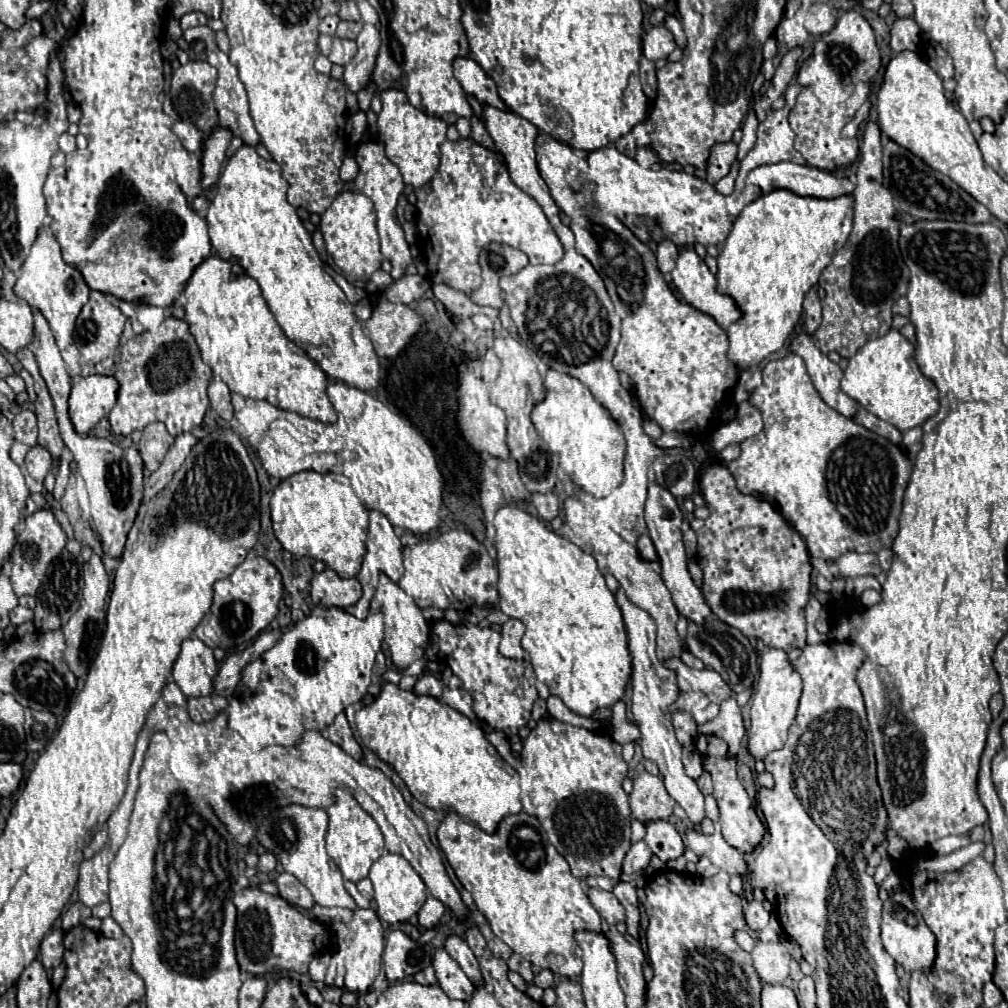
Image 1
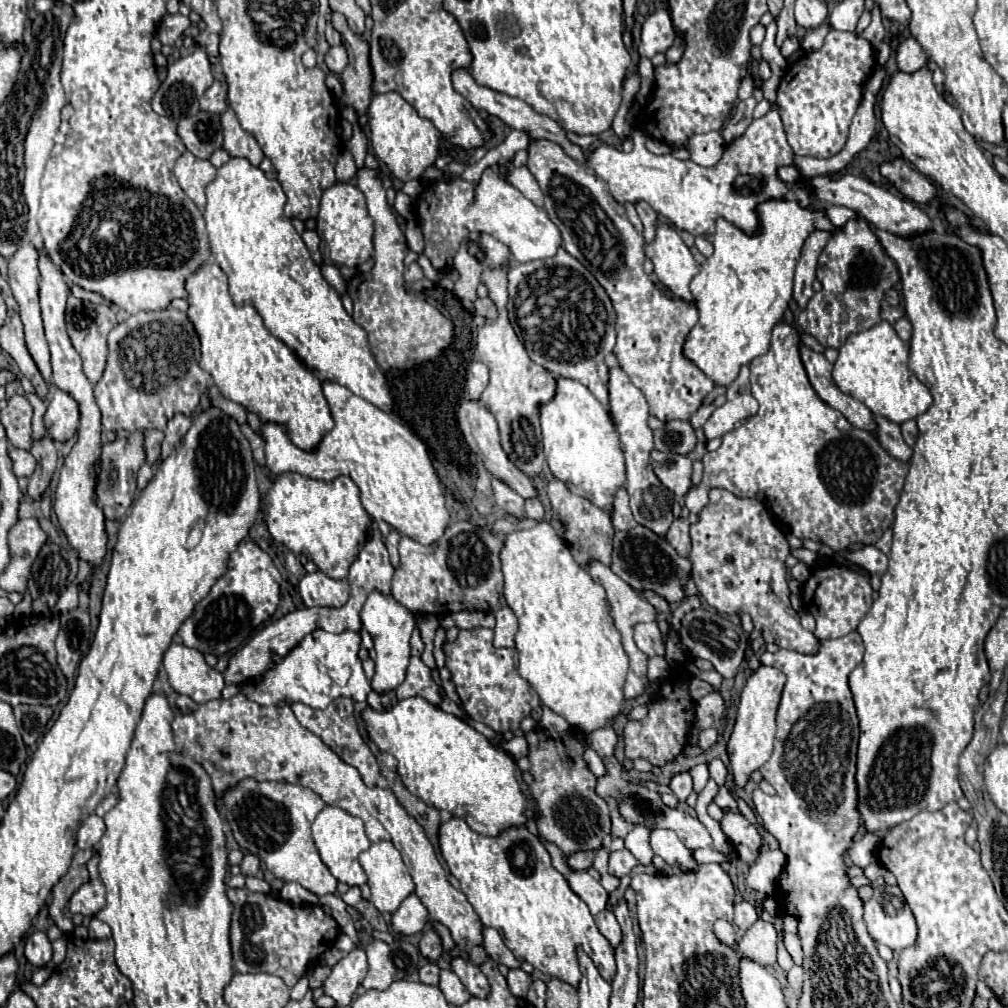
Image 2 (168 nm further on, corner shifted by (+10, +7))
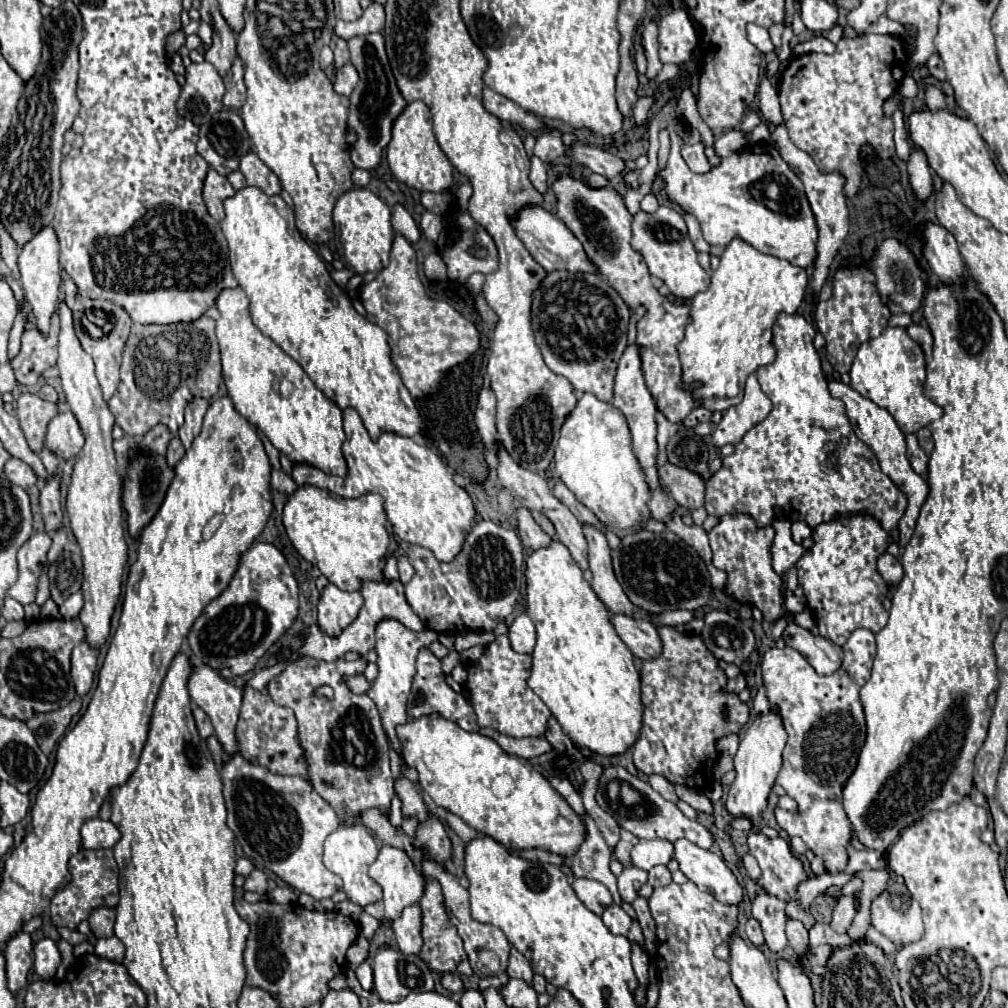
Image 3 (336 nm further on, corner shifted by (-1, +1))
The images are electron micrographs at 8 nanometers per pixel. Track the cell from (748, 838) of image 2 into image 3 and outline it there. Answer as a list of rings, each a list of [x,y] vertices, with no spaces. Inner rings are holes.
[[[749,834],[749,852],[763,870],[759,884],[771,896],[791,902],[797,886],[807,880],[807,874],[803,870],[803,862],[791,852],[787,840],[767,838],[765,834]]]

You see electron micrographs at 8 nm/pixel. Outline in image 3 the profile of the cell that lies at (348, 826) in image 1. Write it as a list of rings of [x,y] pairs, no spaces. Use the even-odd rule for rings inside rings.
[[[355,824],[355,826],[339,826],[333,834],[327,836],[325,840],[325,854],[323,854],[323,862],[325,866],[339,874],[343,880],[343,892],[347,894],[347,900],[351,900],[353,904],[359,906],[367,906],[373,904],[377,900],[383,898],[381,886],[369,878],[367,868],[375,862],[377,858],[377,842],[371,836],[371,832],[363,826],[363,824]]]

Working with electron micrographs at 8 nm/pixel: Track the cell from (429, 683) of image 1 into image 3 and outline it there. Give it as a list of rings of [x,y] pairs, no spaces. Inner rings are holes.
[[[421,648],[419,650],[417,672],[415,672],[411,694],[409,694],[407,714],[409,714],[411,720],[417,720],[417,718],[429,716],[429,714],[439,714],[441,718],[445,718],[449,722],[455,722],[459,728],[463,728],[467,732],[479,732],[477,718],[475,718],[475,712],[473,712],[471,704],[467,704],[461,694],[451,690],[451,686],[445,682],[445,676],[441,672],[441,660],[435,658],[435,654],[429,648]]]

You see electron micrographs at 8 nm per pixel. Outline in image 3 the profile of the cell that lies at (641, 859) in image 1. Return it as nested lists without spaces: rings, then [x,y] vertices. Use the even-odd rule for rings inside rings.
[[[625,868],[619,876],[619,894],[625,904],[633,904],[639,894],[639,888],[647,882],[647,872],[641,868]]]

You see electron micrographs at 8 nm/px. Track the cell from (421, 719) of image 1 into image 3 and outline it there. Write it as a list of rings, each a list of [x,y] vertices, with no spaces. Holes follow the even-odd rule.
[[[437,714],[397,726],[397,736],[403,744],[405,764],[419,772],[419,784],[433,802],[505,848],[541,848],[571,860],[585,842],[587,828],[563,796],[527,760],[503,752],[493,738],[465,732]],[[499,774],[511,774],[517,784],[507,798],[491,794],[491,780]]]

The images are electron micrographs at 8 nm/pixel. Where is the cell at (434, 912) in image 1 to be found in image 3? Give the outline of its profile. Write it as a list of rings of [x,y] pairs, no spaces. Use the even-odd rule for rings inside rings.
[[[417,904],[407,906],[403,916],[393,920],[391,924],[399,950],[403,954],[417,954],[421,950],[421,908]]]

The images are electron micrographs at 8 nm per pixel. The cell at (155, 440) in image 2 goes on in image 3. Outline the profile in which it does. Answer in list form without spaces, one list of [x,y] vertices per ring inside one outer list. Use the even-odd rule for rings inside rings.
[[[175,436],[175,438],[171,440],[171,444],[169,444],[169,448],[167,448],[167,454],[165,454],[169,466],[175,466],[175,464],[183,458],[183,454],[185,454],[185,448],[181,446],[181,440]]]

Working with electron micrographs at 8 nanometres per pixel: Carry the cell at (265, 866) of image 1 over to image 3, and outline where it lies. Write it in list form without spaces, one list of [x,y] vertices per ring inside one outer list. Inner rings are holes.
[[[253,870],[243,884],[243,890],[257,892],[257,894],[267,894],[267,876],[261,870]]]

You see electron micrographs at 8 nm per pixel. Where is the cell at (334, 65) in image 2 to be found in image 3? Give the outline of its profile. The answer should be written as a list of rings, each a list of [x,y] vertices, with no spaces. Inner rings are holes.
[[[345,64],[345,66],[339,70],[337,78],[335,78],[333,90],[335,90],[337,94],[341,94],[341,96],[349,96],[349,94],[353,92],[357,80],[359,80],[359,76],[357,76],[357,70],[353,68],[353,64]]]

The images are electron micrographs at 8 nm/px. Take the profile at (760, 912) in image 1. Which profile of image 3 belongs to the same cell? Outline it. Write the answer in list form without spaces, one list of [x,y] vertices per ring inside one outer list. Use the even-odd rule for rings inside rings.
[[[749,918],[747,924],[745,924],[745,932],[747,932],[747,938],[755,944],[755,946],[763,946],[765,944],[765,938],[763,938],[763,932],[761,932],[761,926],[757,920]]]

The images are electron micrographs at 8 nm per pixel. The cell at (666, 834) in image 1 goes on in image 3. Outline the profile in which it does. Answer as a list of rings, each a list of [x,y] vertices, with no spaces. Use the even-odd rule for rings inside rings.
[[[681,838],[675,842],[675,860],[679,862],[681,872],[695,882],[699,890],[713,894],[727,906],[741,904],[743,888],[721,856]]]

